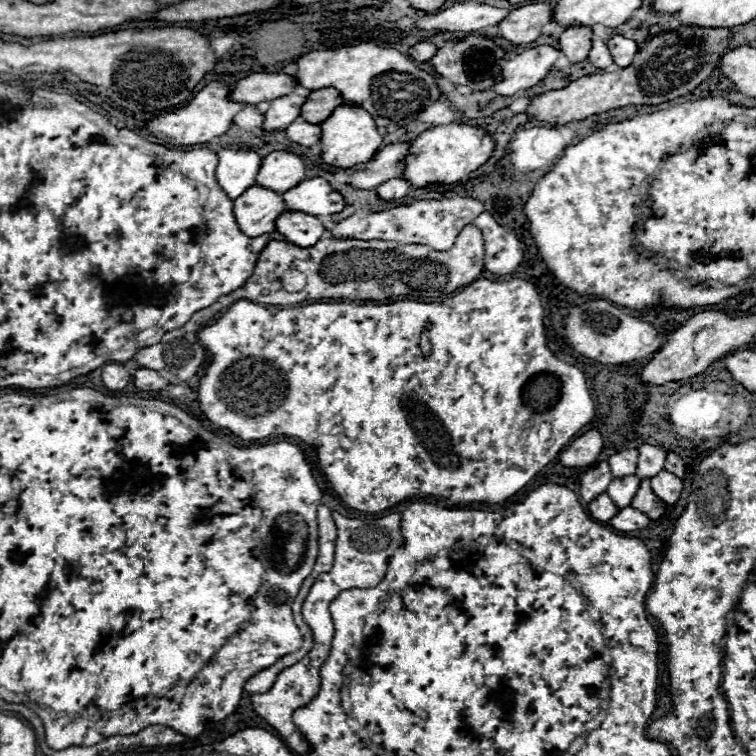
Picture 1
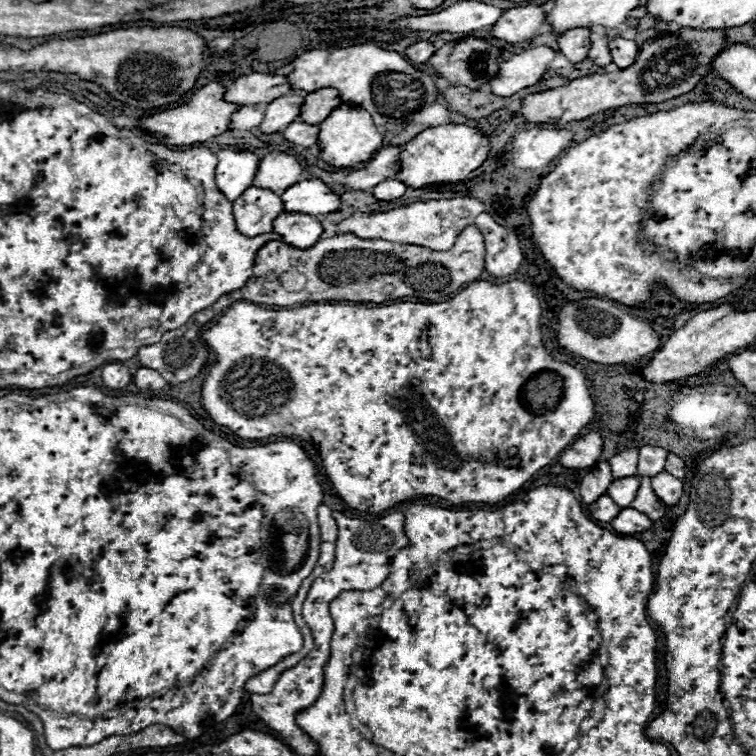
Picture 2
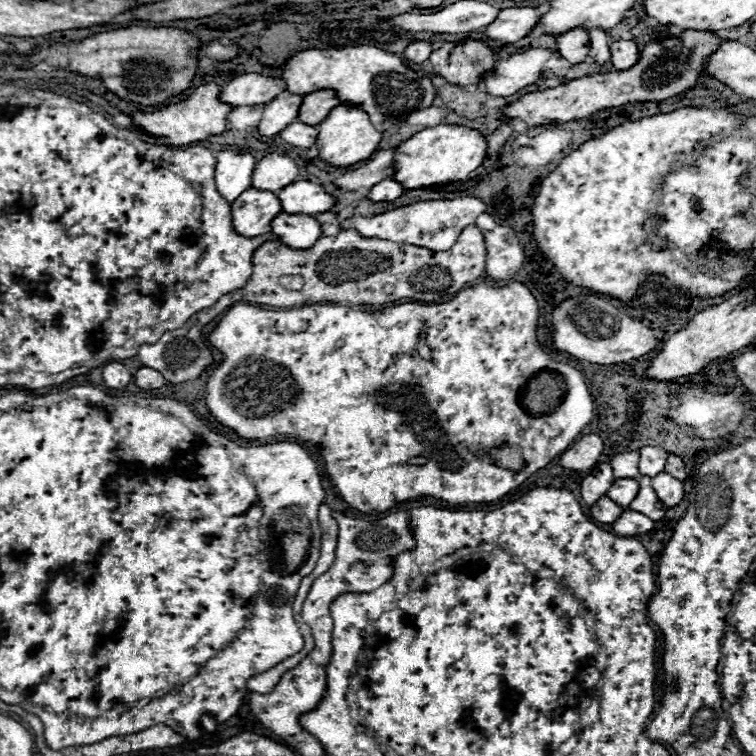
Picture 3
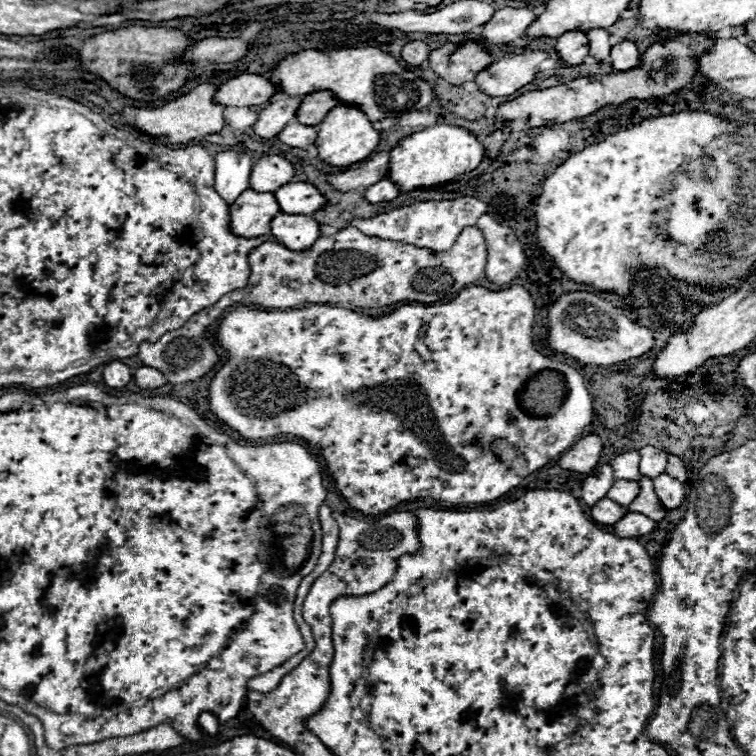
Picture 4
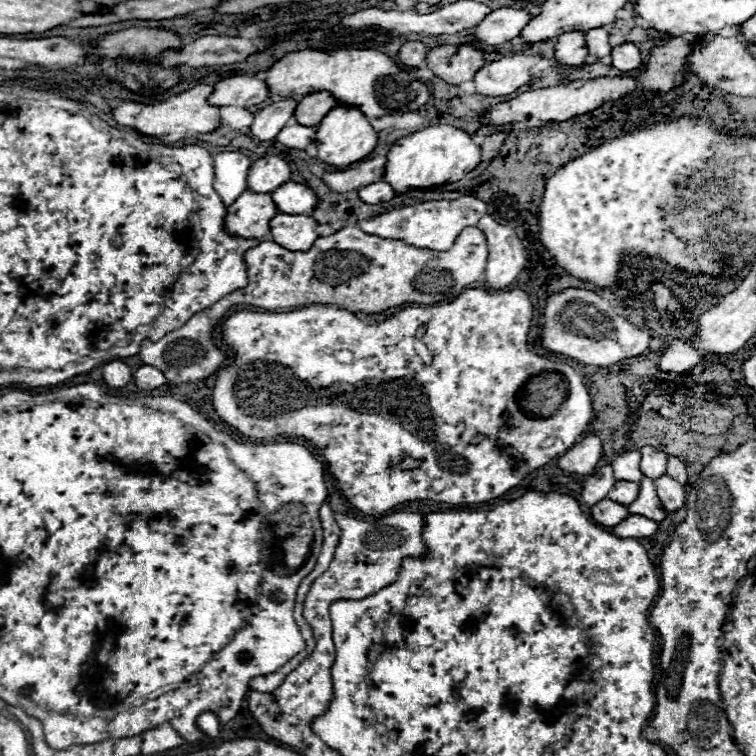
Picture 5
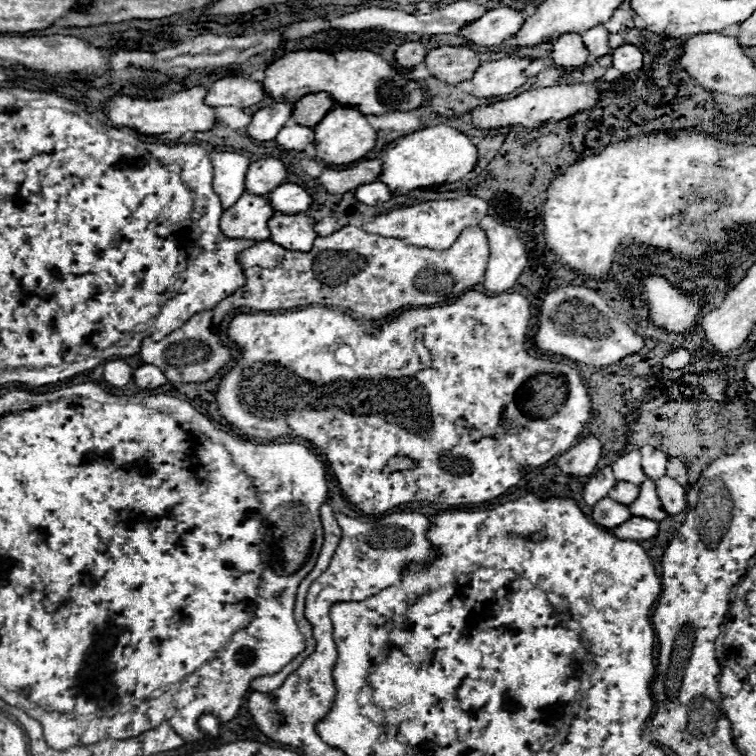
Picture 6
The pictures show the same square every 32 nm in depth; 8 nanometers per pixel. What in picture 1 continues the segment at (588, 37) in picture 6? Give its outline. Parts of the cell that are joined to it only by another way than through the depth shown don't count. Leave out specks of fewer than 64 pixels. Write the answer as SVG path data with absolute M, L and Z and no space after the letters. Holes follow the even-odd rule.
M594 36L594 42L592 42L592 50L590 50L588 60L590 60L596 68L608 68L608 66L614 64L614 60L612 60L612 56L610 56L610 50L608 50L608 46L606 46L606 40Z

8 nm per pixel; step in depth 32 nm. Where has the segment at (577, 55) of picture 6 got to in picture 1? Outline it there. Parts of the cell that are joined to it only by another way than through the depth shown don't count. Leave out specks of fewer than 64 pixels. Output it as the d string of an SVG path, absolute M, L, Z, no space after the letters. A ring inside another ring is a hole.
M588 26L578 28L566 28L558 38L560 52L572 62L582 62L588 58L590 46L592 46L592 30Z

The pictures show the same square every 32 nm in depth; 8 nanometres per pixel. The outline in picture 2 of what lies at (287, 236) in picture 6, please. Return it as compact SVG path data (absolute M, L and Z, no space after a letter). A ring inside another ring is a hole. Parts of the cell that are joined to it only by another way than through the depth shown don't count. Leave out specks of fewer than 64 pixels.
M282 212L274 220L274 232L282 236L282 242L304 250L304 248L314 246L324 230L322 230L320 220L314 216Z

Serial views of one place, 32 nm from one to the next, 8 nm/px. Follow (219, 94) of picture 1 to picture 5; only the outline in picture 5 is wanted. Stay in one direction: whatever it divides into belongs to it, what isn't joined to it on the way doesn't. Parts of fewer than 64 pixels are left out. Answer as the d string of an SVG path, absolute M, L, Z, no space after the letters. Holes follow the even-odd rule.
M198 84L192 90L186 90L182 94L176 94L168 100L154 102L154 104L144 104L144 102L132 102L132 100L122 100L114 110L112 116L118 124L130 126L140 130L142 134L152 134L152 136L164 136L168 142L178 142L186 136L196 136L196 134L206 134L218 128L220 116L218 108L208 104L208 94L212 92L212 86L208 84Z

